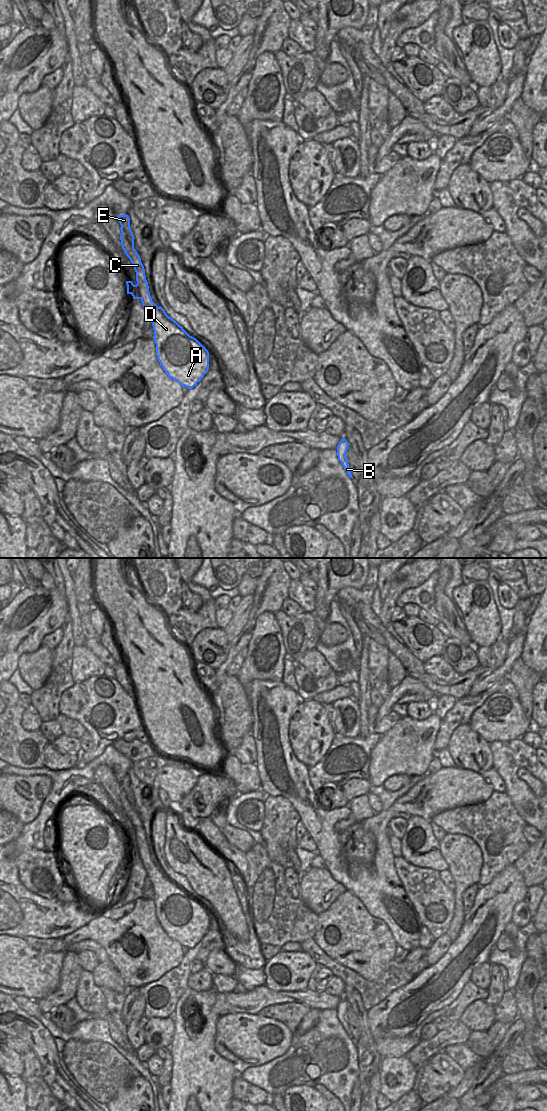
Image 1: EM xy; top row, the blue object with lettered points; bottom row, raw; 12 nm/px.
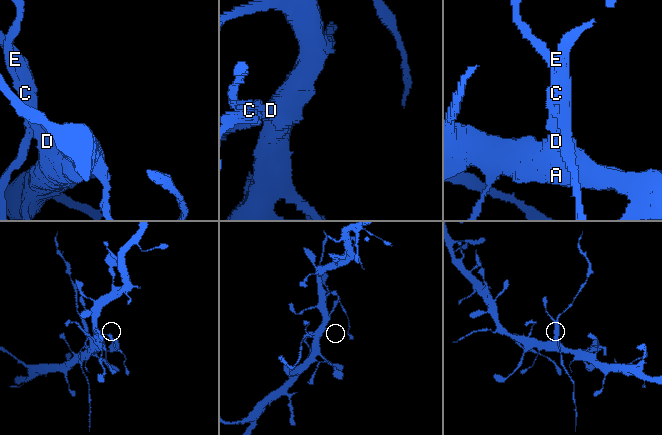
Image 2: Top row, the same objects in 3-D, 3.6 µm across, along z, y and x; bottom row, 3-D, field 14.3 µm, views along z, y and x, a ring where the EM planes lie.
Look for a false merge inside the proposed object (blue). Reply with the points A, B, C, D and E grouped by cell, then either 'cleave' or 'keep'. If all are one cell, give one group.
A B D / C E; cleave

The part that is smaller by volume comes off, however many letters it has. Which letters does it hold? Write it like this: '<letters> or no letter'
C, E

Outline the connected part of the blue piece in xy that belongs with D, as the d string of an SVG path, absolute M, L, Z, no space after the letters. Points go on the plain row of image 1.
M169 876L163 882L156 882L153 890L156 916L163 930L181 946L192 949L209 930L208 910Z

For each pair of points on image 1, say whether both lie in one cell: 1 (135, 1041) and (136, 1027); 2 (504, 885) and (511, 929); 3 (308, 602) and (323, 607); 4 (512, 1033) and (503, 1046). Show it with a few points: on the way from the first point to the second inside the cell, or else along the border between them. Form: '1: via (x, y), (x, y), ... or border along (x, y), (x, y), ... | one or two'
1: via (135, 1038), (135, 1030) | one
2: border along (510, 920), (503, 932) | two
3: border along (314, 597), (313, 613) | two
4: via (510, 1036), (506, 1043) | one

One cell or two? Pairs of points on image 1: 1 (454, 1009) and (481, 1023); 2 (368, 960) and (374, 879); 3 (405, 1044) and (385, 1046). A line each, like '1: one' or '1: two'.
1: two
2: two
3: one

